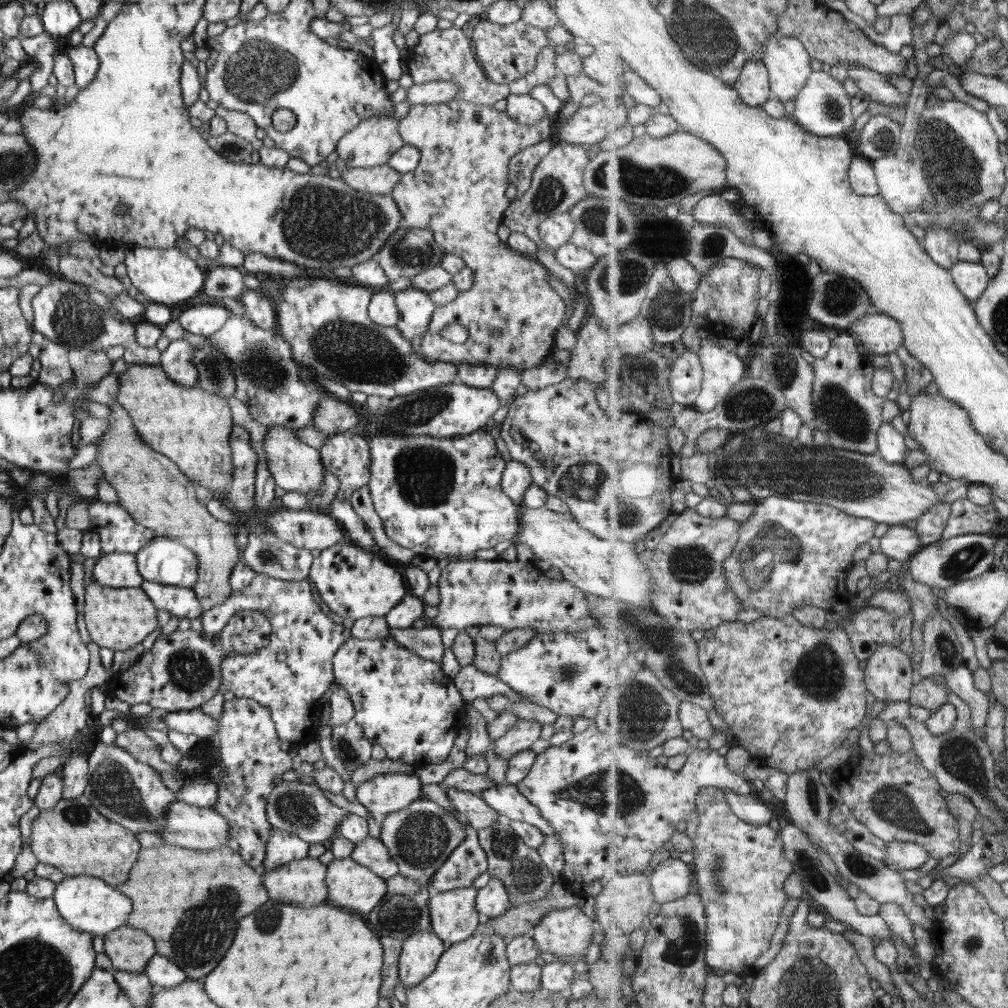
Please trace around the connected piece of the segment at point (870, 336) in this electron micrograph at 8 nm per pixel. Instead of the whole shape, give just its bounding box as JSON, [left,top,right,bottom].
[849,311,906,355]

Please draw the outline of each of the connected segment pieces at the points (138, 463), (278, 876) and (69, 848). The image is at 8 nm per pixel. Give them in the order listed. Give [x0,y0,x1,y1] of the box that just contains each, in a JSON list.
[[94,402,241,610],[262,858,329,908],[30,794,143,887]]

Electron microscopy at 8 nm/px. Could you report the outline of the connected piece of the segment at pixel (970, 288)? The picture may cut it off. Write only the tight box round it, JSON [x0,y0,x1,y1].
[952,261,993,302]

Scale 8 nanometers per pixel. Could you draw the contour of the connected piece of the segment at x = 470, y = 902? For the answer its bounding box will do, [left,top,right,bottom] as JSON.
[429,886,483,947]

